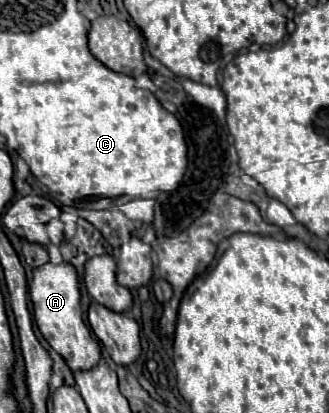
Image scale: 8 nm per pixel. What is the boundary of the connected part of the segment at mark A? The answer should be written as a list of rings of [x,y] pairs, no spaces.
[[[43,264],[33,274],[33,282],[29,288],[31,302],[33,302],[33,316],[49,346],[61,354],[71,368],[71,372],[91,370],[101,362],[101,348],[99,342],[91,336],[89,328],[83,322],[81,314],[81,294],[79,294],[79,280],[77,272],[71,264]]]

